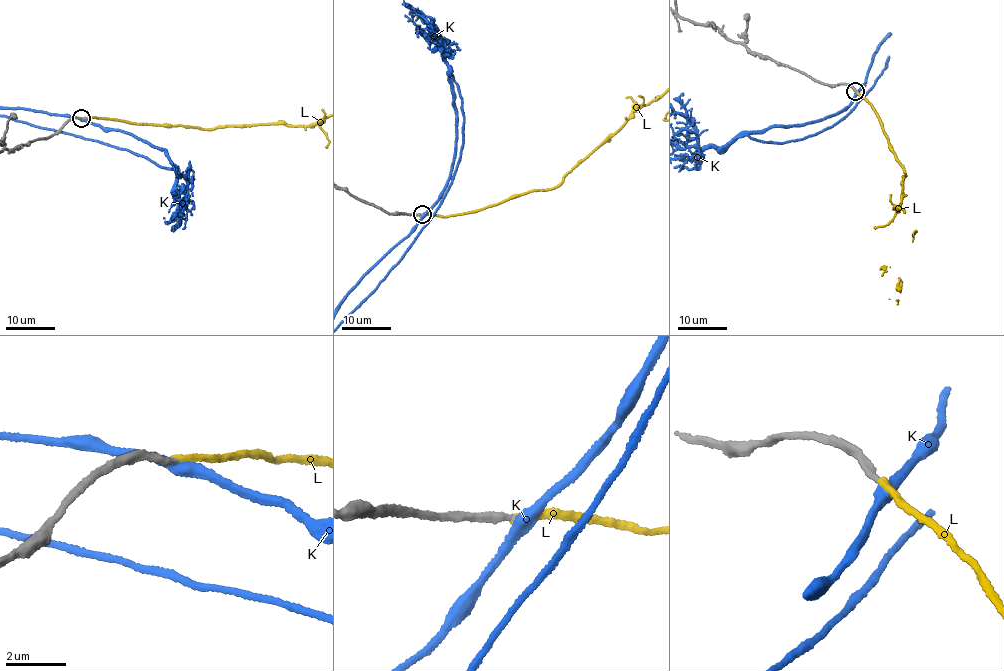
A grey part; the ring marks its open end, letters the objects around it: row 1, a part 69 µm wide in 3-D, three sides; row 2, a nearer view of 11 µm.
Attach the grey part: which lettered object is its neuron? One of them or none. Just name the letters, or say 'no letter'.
L

